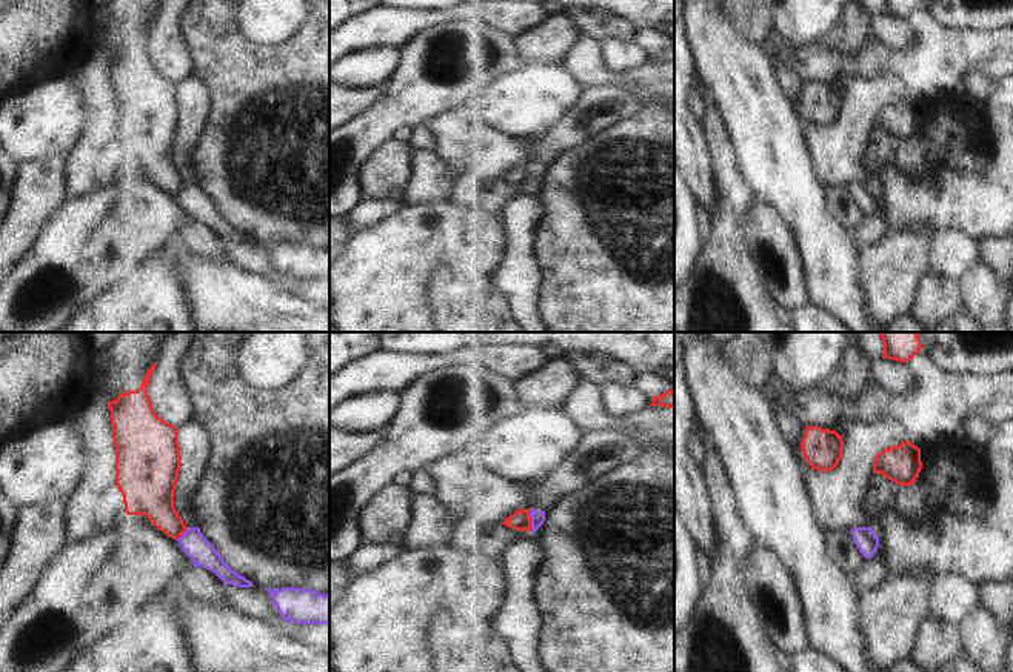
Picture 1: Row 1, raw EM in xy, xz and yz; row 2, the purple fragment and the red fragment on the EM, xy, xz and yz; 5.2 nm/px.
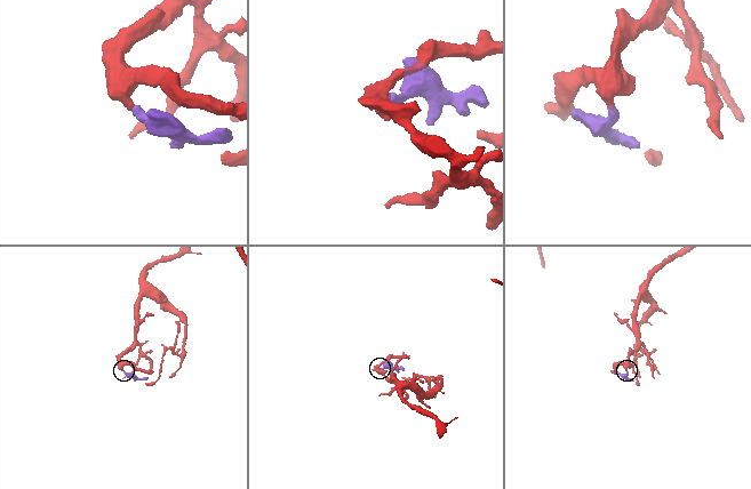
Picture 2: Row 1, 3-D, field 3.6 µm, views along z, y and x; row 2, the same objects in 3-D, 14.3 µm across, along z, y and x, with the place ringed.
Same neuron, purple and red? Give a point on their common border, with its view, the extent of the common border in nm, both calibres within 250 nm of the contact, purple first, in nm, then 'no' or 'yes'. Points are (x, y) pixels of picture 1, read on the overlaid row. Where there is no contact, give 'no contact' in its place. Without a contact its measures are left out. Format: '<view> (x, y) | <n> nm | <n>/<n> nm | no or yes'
xz (531, 520) | 110 nm | 80/110 nm | no

